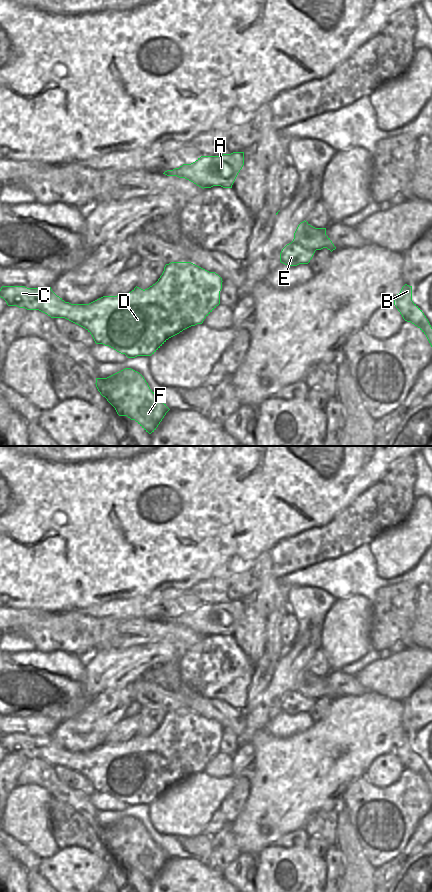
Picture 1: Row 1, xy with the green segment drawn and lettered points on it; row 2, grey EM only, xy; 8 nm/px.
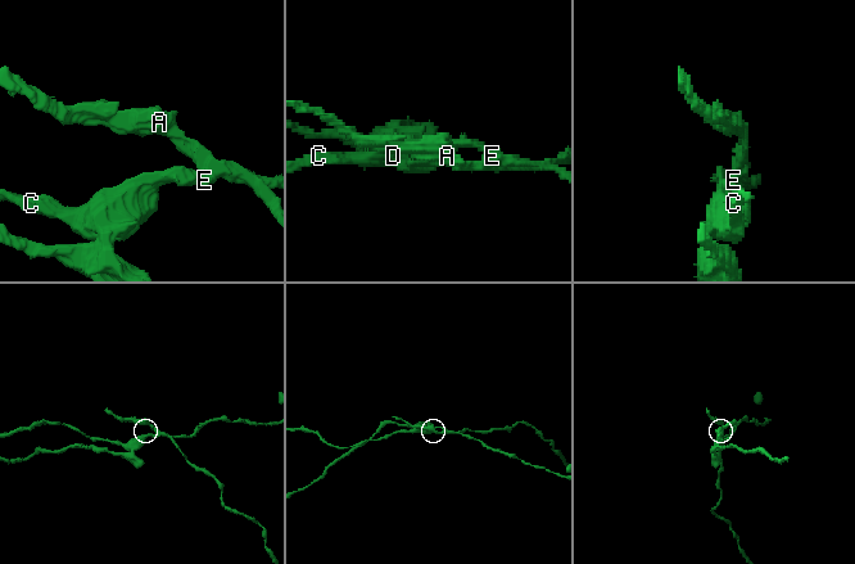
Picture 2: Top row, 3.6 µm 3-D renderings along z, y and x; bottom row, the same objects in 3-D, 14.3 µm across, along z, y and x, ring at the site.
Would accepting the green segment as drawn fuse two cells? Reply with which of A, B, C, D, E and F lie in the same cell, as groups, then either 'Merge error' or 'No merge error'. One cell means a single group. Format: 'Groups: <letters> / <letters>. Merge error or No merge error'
Groups: A B / C D E F. Merge error

